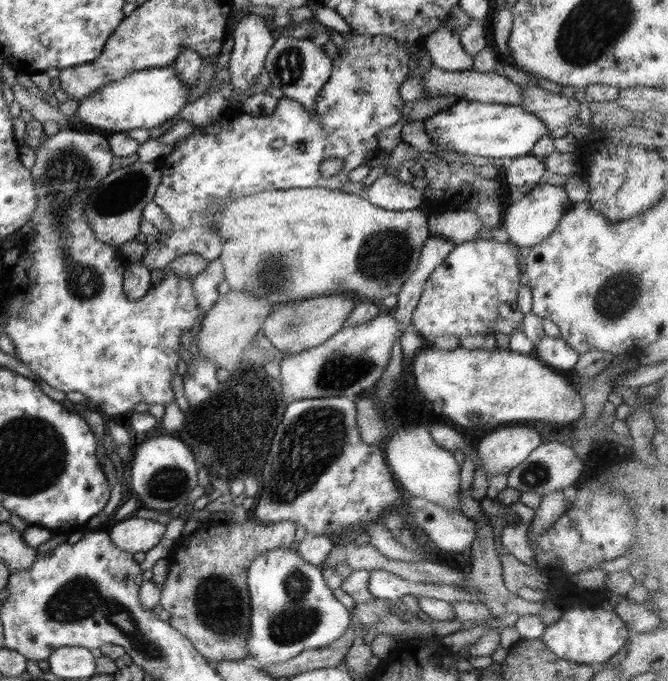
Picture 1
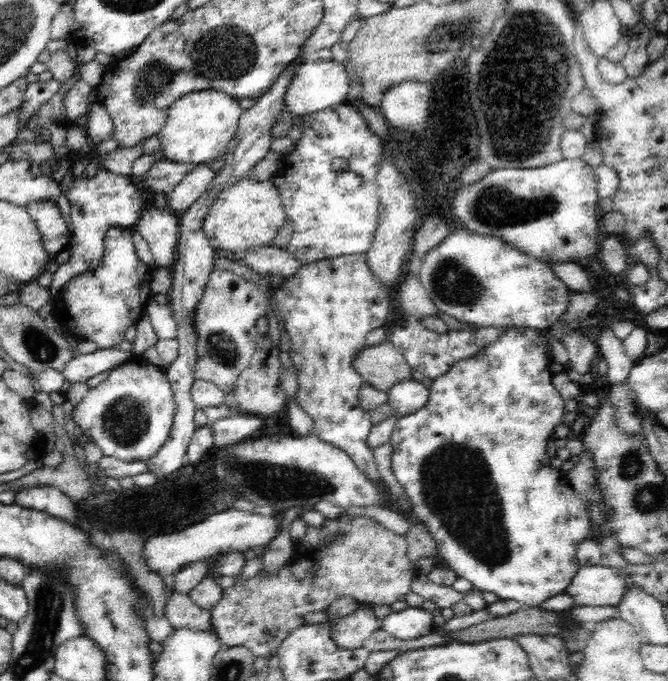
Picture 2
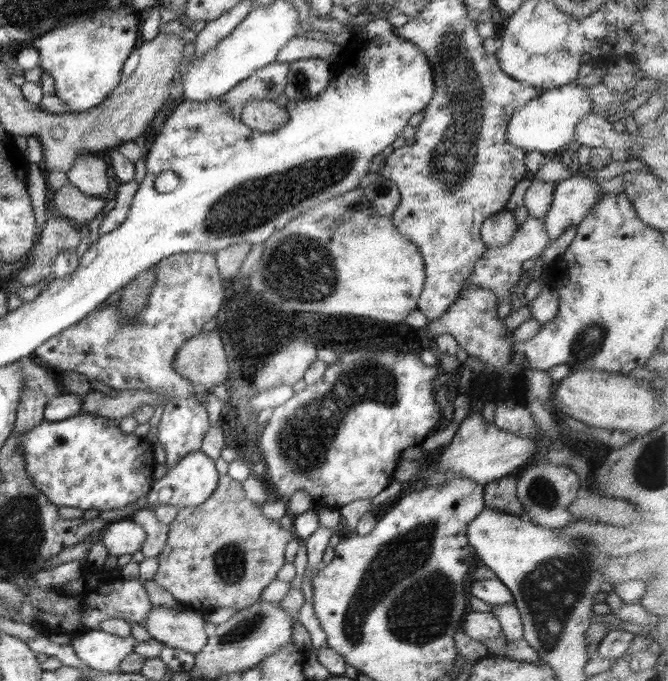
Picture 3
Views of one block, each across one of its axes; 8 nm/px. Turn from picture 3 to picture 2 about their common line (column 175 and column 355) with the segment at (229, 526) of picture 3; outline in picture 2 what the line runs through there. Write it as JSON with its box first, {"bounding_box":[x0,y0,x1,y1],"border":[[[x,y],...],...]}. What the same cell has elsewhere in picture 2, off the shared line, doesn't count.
{"bounding_box":[210,513,418,663],"border":[[[344,513],[336,519],[327,519],[320,529],[307,527],[304,540],[296,546],[291,562],[276,575],[265,576],[262,570],[251,579],[241,579],[222,592],[220,602],[210,610],[211,624],[224,646],[245,646],[254,658],[268,657],[275,663],[282,640],[306,624],[304,616],[309,612],[323,611],[341,596],[358,599],[362,604],[375,605],[404,601],[411,590],[412,579],[418,574],[407,556],[406,536],[394,534],[368,517],[348,517]]]}

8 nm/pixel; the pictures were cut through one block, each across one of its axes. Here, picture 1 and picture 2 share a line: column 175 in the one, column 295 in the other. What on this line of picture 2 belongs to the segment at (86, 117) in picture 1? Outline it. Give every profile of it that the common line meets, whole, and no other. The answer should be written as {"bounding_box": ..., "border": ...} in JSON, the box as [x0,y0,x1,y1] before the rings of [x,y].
{"bounding_box":[284,57,350,117],"border":[[[316,57],[306,60],[294,72],[288,91],[284,93],[284,104],[288,112],[294,117],[308,116],[320,110],[326,110],[343,104],[350,92],[350,78],[348,67],[343,63],[332,59],[330,61],[319,60]]]}

